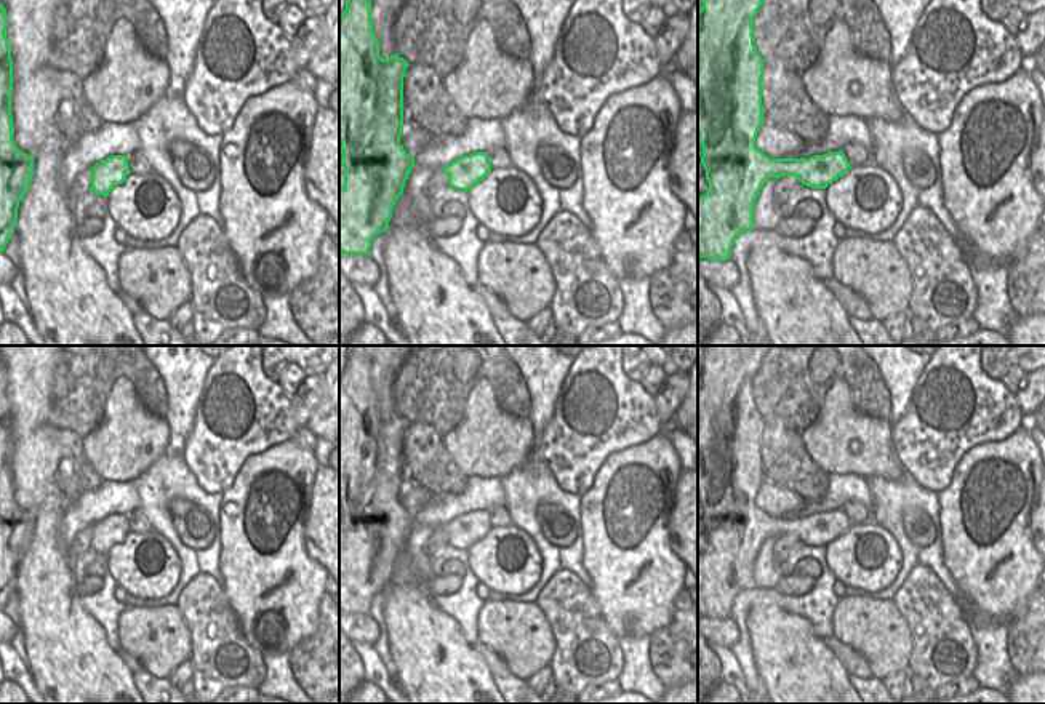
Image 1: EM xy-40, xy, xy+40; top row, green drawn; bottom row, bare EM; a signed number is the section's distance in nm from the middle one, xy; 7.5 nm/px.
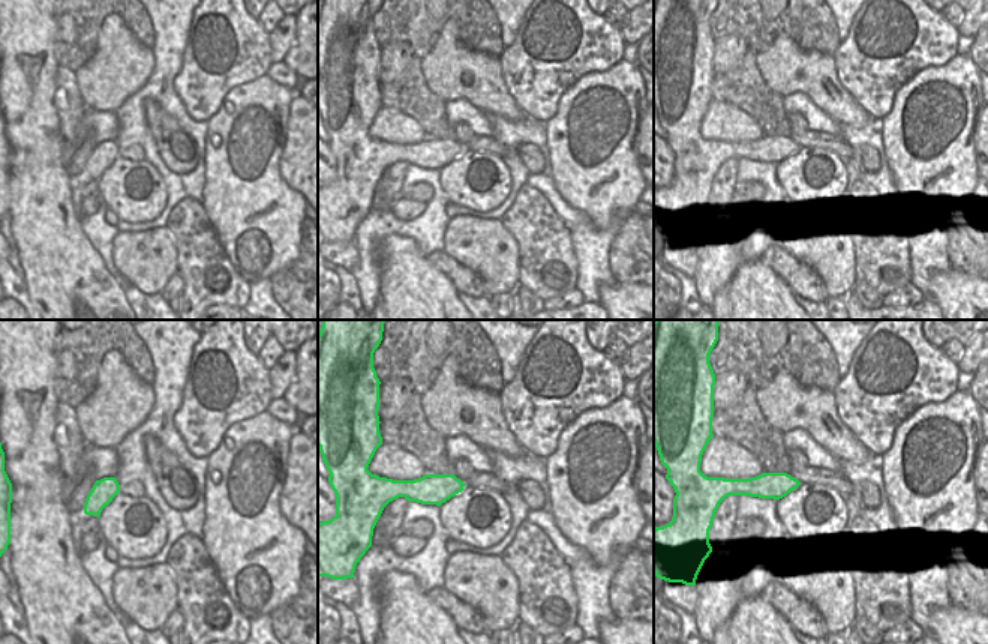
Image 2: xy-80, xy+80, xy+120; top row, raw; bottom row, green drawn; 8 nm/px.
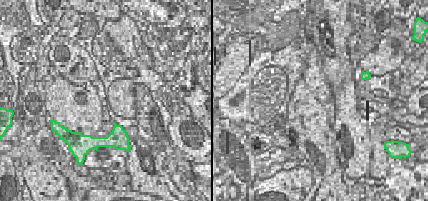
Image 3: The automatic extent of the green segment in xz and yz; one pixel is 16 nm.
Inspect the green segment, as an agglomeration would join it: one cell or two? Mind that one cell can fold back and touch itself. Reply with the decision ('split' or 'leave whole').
leave whole

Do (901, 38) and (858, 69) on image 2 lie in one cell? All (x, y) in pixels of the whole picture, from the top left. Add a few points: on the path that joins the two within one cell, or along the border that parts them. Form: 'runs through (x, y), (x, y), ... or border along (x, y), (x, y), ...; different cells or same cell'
runs through (891, 42), (868, 65); same cell

